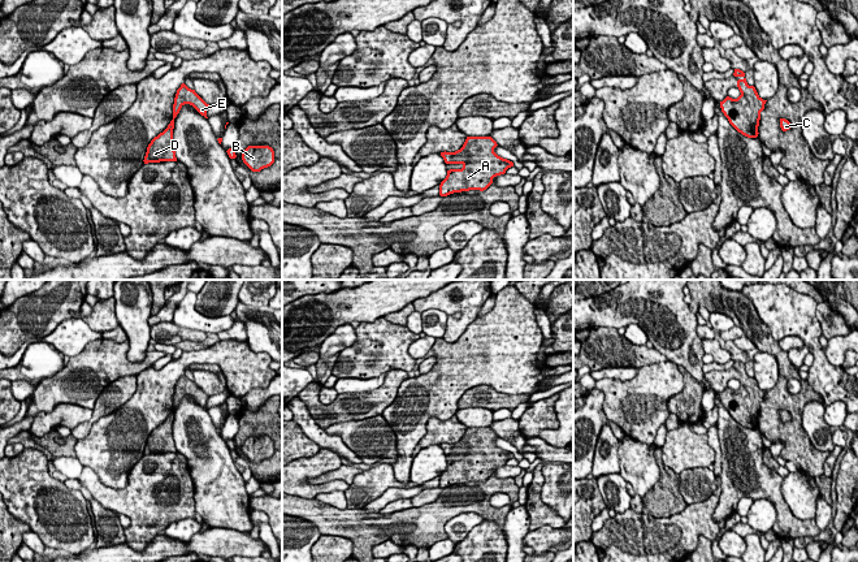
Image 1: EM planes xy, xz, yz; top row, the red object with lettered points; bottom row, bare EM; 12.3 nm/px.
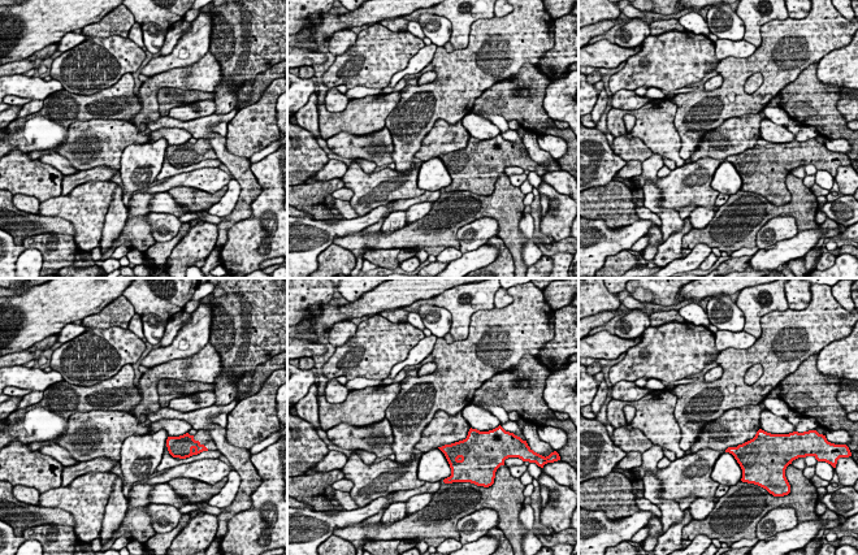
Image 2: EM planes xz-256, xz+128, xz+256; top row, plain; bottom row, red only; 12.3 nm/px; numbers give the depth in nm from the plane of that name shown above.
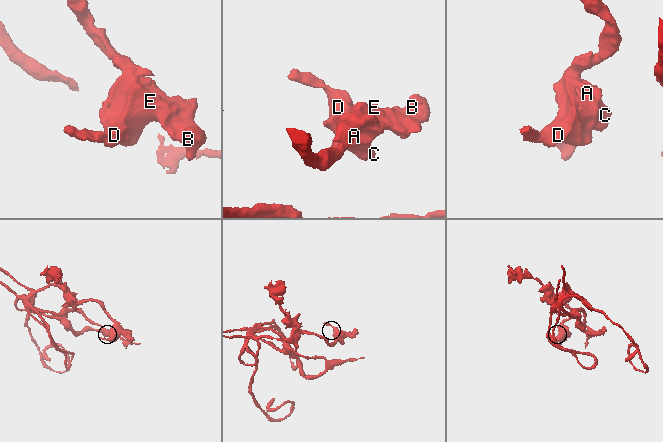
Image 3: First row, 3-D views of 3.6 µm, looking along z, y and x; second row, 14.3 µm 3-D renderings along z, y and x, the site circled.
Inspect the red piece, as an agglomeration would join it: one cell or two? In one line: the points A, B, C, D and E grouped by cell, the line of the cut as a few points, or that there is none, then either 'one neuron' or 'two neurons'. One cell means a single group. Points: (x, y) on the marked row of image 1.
groups A B C D E; cut none; one neuron

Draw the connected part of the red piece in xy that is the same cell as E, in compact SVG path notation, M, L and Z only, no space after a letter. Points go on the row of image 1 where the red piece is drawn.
M185 83L177 90L173 104L173 120L168 127L155 137L147 147L144 164L160 161L177 161L173 147L174 118L185 104L192 105L202 116L207 117L209 104L207 104L195 90L188 88Z

